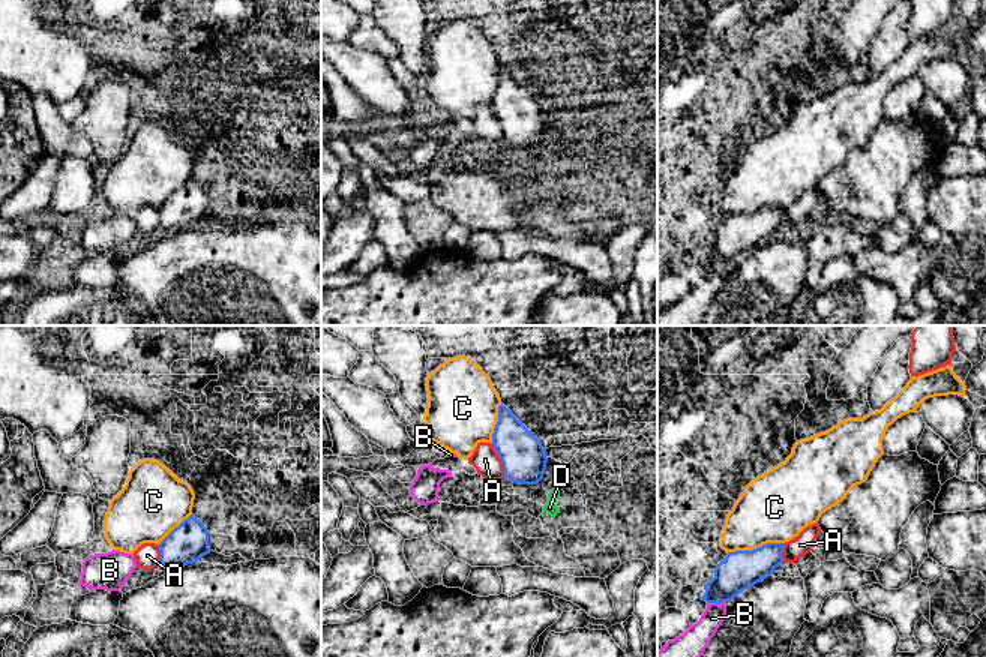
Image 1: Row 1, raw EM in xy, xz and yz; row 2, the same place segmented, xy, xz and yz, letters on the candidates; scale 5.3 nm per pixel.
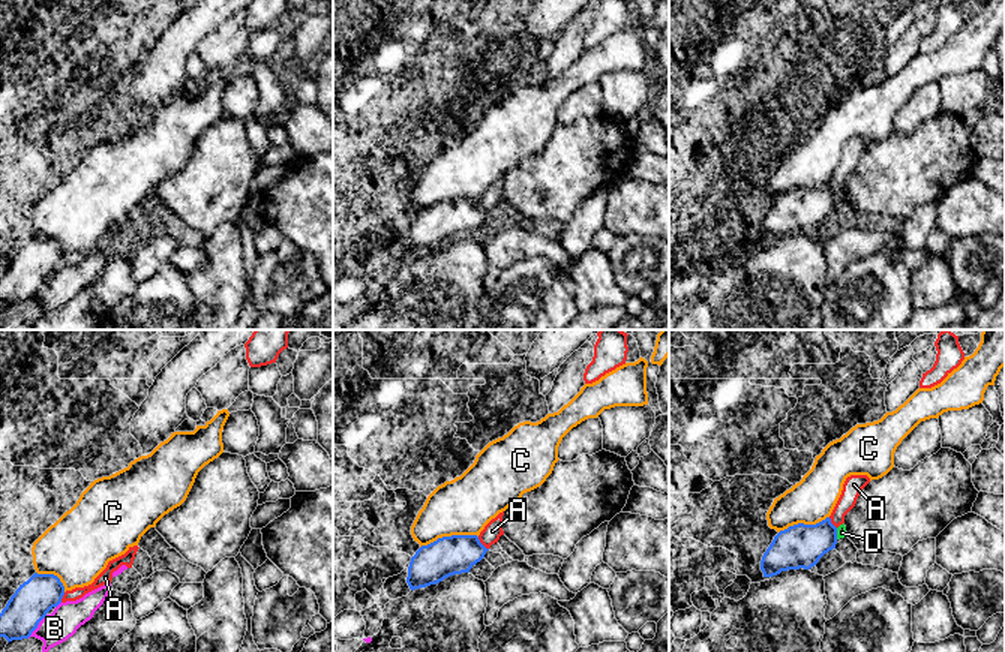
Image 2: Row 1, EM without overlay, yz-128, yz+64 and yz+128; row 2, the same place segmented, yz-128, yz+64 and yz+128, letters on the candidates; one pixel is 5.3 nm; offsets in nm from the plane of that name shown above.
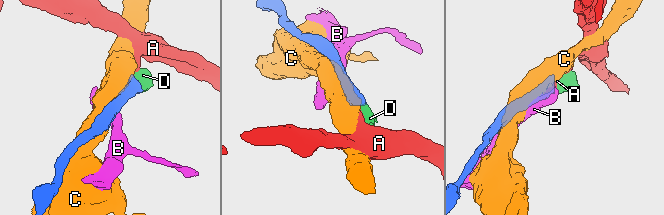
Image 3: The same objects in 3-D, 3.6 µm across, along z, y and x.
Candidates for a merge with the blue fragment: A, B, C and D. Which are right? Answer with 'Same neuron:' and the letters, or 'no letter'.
Same neuron: D

